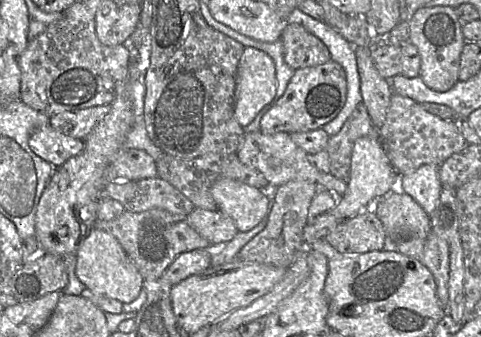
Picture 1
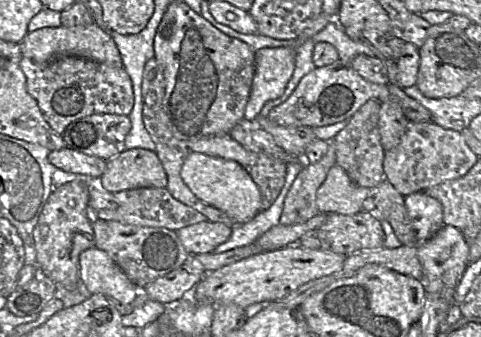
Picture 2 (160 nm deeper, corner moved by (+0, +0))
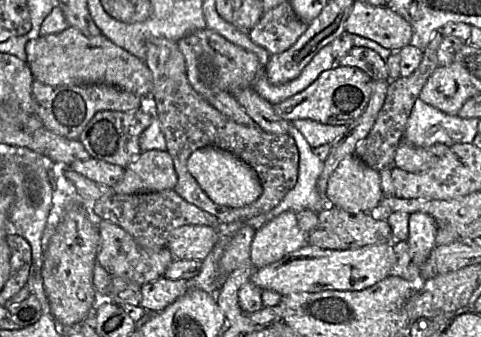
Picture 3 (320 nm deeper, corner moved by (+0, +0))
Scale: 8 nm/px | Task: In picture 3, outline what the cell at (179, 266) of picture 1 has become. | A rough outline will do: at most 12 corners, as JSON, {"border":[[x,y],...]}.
{"border":[[161,277],[141,286],[140,305],[161,312],[189,289]]}

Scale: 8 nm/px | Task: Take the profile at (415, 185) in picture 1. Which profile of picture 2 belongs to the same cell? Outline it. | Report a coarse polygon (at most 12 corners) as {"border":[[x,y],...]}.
{"border":[[424,191],[405,196],[419,242],[444,226],[442,204]]}

